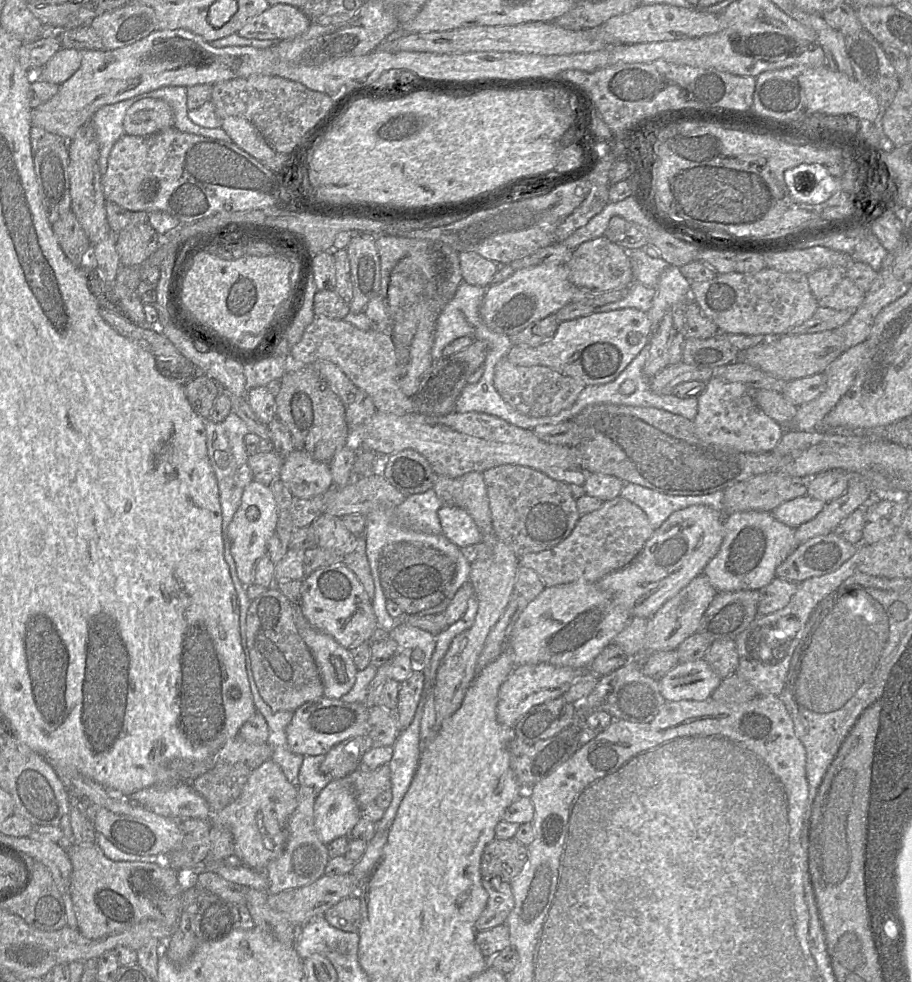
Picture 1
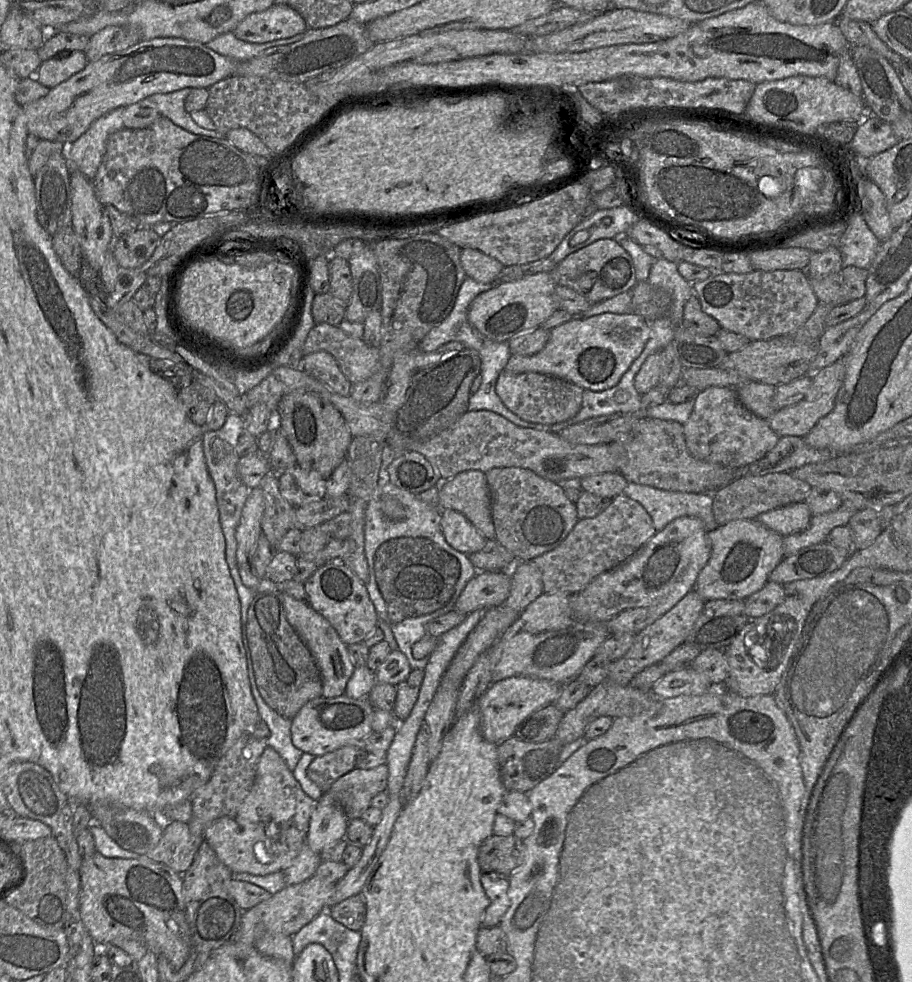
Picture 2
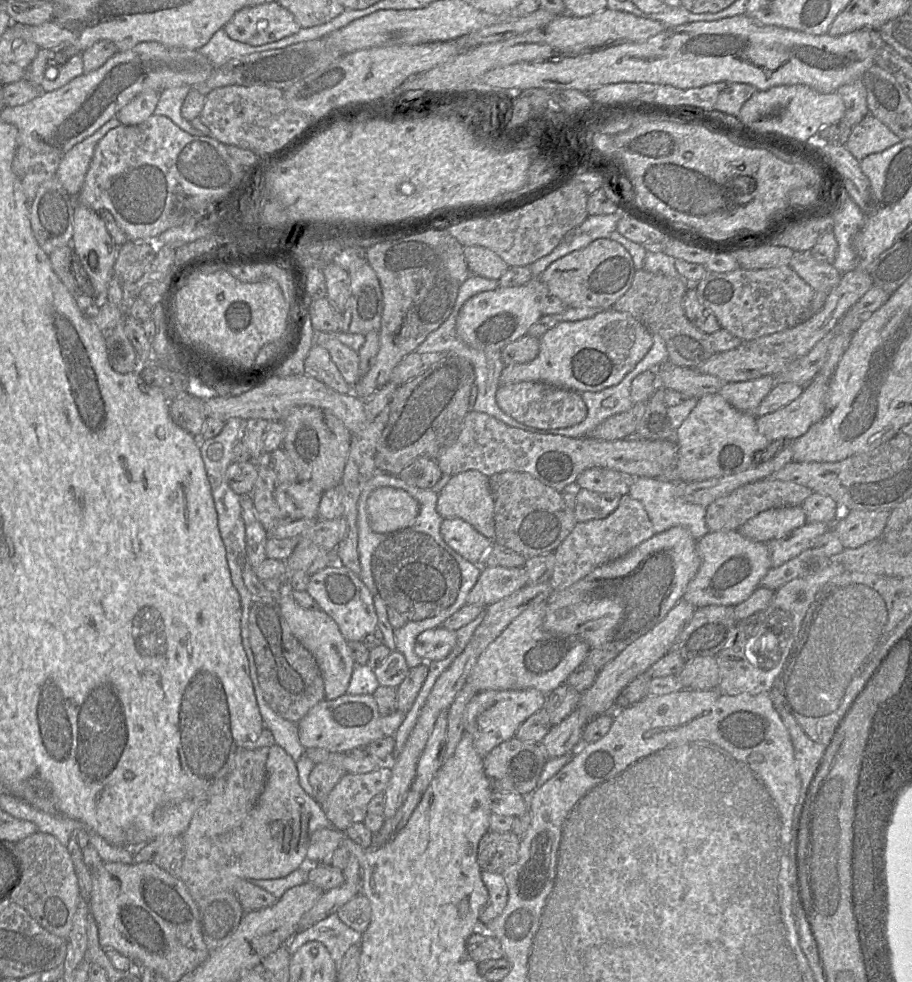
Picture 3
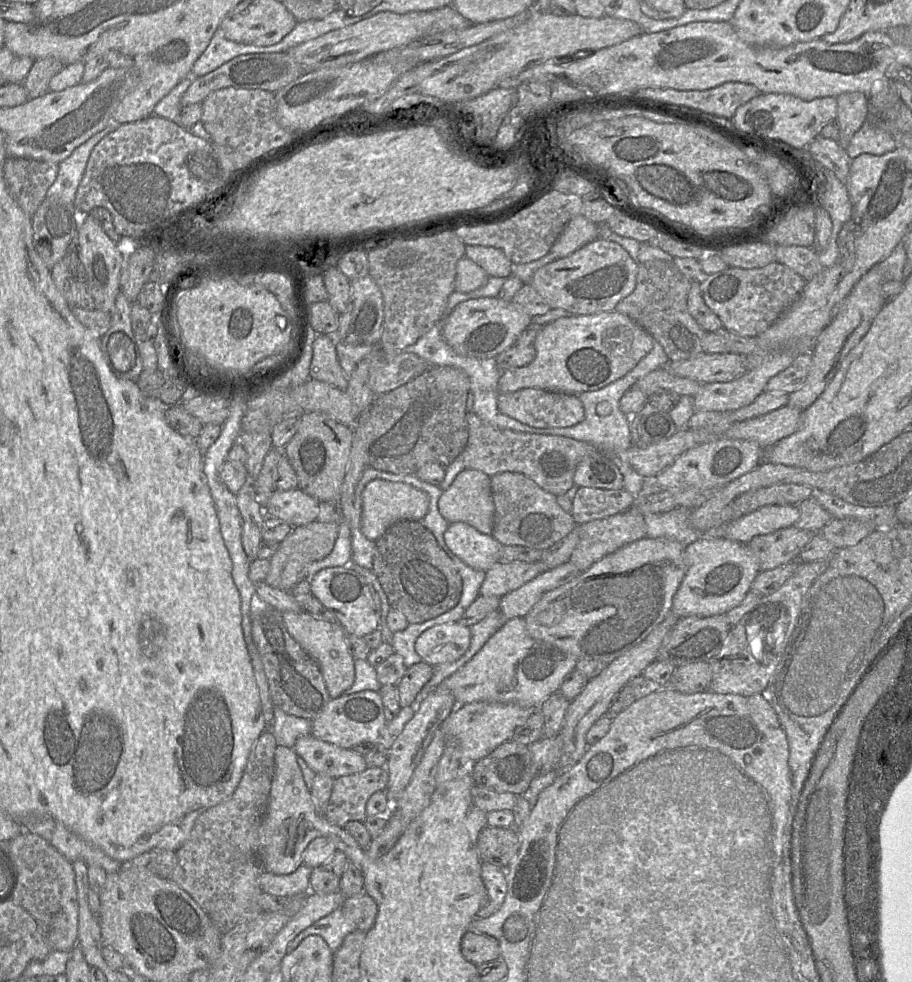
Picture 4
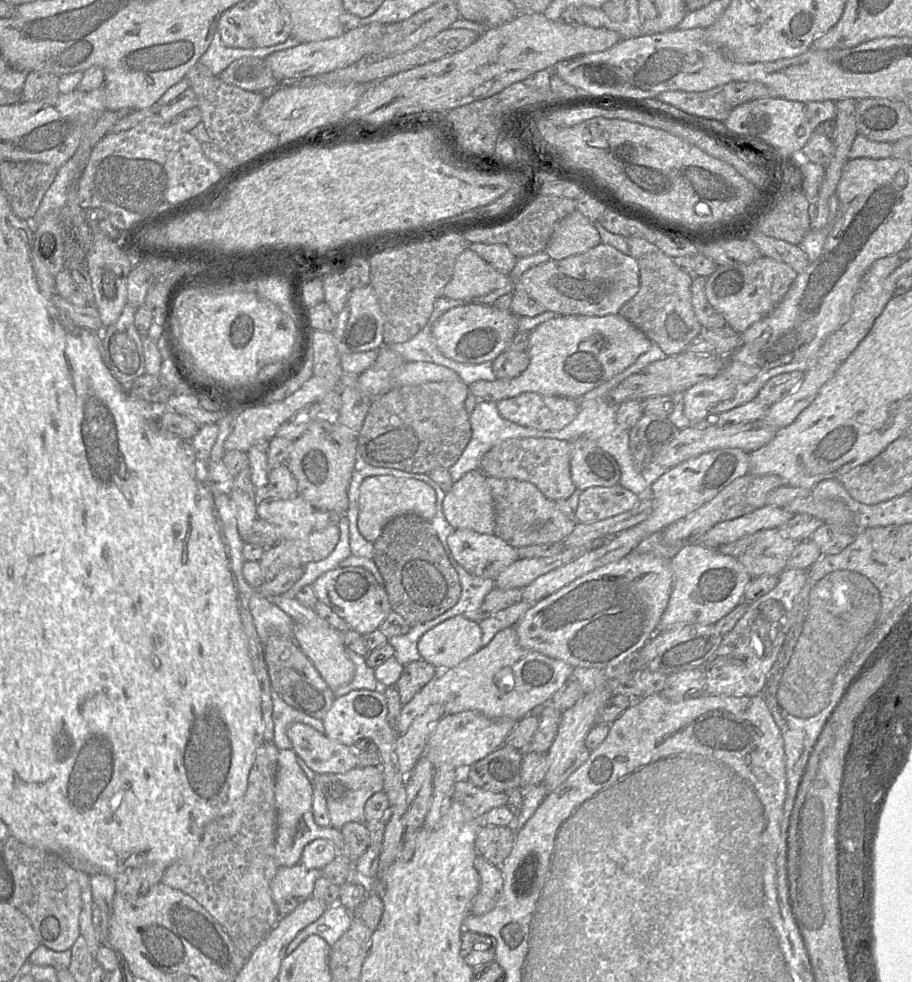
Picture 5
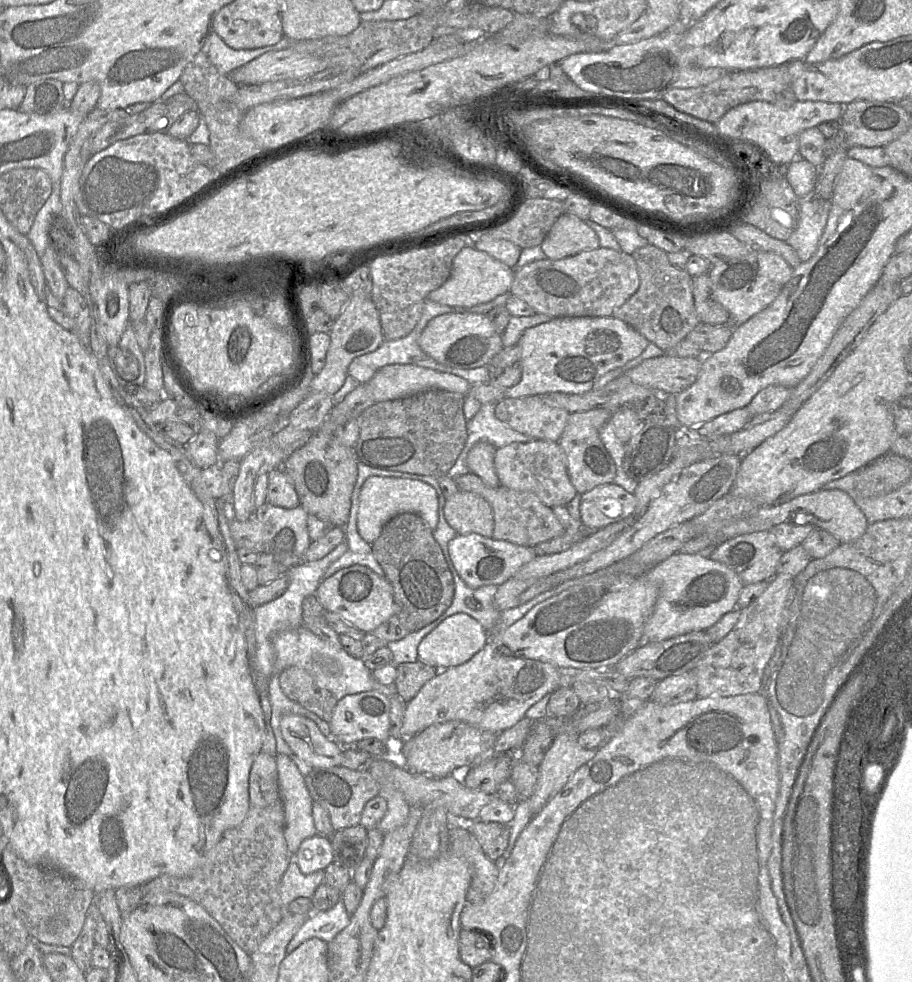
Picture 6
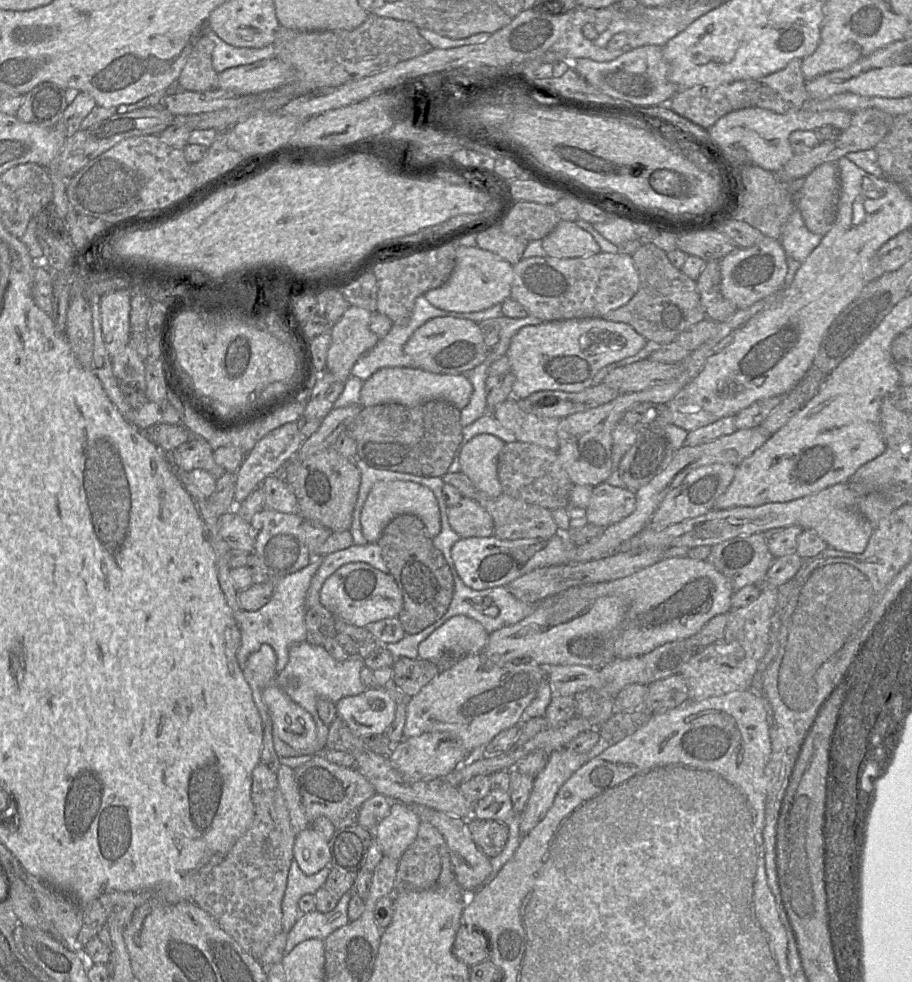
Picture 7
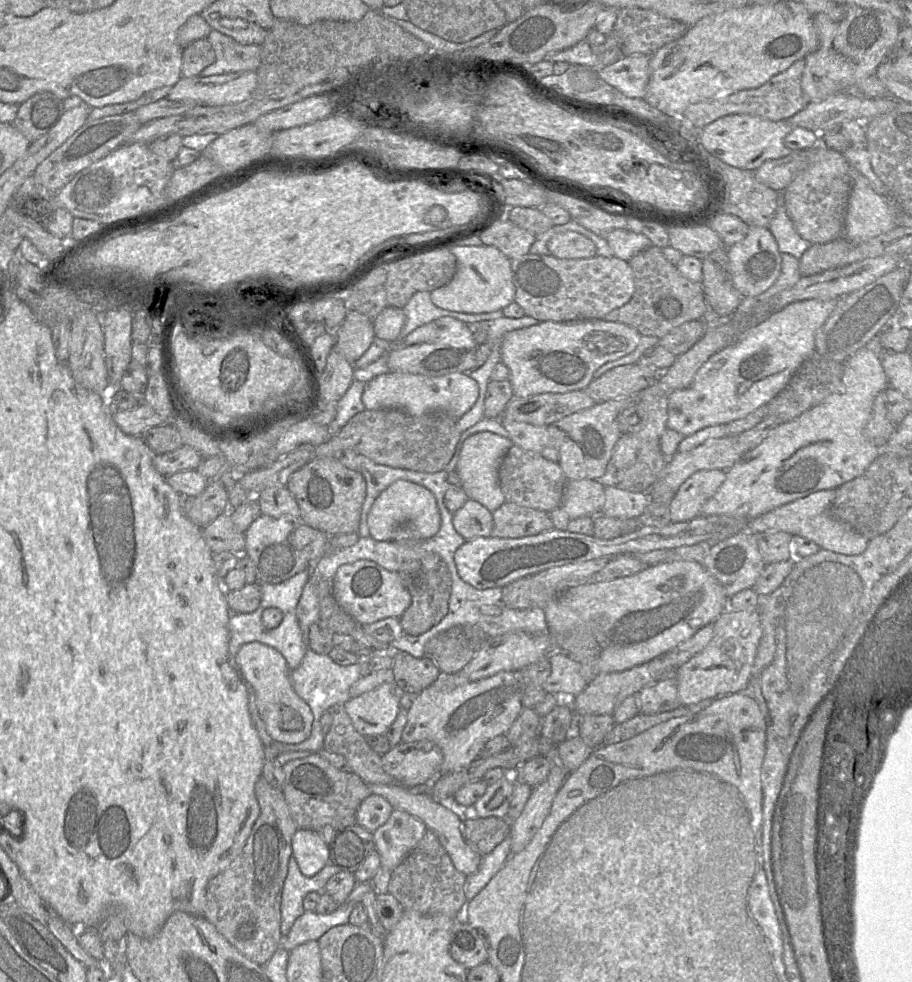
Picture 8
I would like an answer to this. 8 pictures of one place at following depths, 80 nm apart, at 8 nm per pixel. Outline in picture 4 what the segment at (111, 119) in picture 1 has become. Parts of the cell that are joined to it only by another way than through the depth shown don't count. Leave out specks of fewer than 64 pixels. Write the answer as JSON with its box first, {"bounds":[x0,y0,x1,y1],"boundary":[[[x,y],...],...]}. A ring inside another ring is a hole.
{"bounds":[46,121,119,203],"boundary":[[[112,121],[101,131],[92,135],[78,146],[70,156],[59,163],[57,177],[46,193],[46,198],[60,198],[65,203],[73,203],[80,181],[95,145],[108,133],[116,129],[119,122]]]}

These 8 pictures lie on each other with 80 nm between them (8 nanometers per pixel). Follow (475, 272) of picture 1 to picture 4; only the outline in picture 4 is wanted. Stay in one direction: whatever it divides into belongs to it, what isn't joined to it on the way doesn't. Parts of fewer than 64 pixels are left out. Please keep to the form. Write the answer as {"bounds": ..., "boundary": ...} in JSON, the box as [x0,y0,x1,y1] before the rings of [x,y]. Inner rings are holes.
{"bounds":[465,245,512,278],"boundary":[[[466,245],[465,256],[482,267],[489,276],[507,278],[512,274],[512,262],[500,249]]]}

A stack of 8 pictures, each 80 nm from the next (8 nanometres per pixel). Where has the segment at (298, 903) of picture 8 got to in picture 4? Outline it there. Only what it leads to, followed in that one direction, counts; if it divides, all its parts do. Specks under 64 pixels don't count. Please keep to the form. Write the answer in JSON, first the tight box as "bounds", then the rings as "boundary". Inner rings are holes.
{"bounds":[259,864,312,897],"boundary":[[[302,864],[291,874],[275,875],[264,871],[260,876],[259,883],[265,893],[275,896],[292,897],[298,894],[310,892],[310,875],[312,868]]]}

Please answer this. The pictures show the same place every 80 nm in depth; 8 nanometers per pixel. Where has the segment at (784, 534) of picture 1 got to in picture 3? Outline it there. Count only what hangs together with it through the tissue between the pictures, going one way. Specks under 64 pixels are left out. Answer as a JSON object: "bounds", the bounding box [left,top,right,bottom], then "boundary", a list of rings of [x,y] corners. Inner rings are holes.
{"bounds":[683,530,771,608],"boundary":[[[737,530],[708,532],[696,542],[700,566],[688,583],[683,599],[695,608],[709,605],[735,606],[756,590],[771,568],[766,543],[754,541]]]}

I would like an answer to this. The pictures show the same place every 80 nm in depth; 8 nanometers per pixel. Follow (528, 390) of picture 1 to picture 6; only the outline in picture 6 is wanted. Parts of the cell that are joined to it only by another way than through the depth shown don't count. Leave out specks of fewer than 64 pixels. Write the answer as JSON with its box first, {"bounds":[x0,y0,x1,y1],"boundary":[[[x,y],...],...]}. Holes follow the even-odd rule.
{"bounds":[495,396,569,442],"boundary":[[[540,396],[505,398],[495,404],[496,417],[535,440],[558,442],[569,413],[544,403]]]}

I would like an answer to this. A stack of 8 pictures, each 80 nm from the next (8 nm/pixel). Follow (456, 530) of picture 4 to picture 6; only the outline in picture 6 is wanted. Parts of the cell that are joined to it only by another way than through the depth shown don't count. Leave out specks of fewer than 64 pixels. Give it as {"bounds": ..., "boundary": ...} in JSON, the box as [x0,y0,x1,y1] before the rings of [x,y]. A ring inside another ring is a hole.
{"bounds":[448,533,537,589],"boundary":[[[476,533],[458,534],[449,542],[448,549],[457,573],[466,585],[473,589],[487,585],[504,584],[513,578],[523,565],[537,556],[533,547],[520,546]]]}

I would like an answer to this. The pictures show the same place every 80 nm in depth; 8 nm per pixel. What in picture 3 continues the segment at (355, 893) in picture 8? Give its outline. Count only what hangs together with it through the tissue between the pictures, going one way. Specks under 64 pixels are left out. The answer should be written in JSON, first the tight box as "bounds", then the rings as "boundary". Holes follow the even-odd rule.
{"bounds":[285,913,362,965],"boundary":[[[335,913],[306,930],[296,932],[285,945],[287,945],[290,955],[293,955],[306,942],[321,942],[338,965],[350,946],[360,944],[361,939],[362,933],[345,925]]]}

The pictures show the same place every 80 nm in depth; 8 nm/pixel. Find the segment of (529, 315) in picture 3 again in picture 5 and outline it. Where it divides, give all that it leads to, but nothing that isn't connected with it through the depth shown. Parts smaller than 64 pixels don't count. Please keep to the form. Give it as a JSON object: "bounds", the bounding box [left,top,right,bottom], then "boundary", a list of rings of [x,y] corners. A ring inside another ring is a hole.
{"bounds":[432,303,518,364],"boundary":[[[467,303],[442,314],[432,328],[438,349],[448,358],[465,364],[493,362],[503,353],[517,333],[518,316],[494,305]]]}

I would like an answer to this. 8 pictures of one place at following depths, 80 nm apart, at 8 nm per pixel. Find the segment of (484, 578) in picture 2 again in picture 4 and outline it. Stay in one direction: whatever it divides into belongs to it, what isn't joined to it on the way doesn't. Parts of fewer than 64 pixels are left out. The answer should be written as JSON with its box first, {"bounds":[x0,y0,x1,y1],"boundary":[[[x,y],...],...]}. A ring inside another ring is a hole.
{"bounds":[480,561,547,597],"boundary":[[[541,561],[497,562],[486,571],[480,596],[503,597],[547,570],[547,566]]]}

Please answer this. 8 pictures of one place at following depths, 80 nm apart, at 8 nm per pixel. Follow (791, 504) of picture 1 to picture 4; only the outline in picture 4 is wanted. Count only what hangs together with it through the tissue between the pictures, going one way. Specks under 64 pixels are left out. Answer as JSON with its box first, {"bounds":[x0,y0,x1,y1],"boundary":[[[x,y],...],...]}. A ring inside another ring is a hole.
{"bounds":[722,505,799,544],"boundary":[[[766,505],[723,525],[722,537],[746,544],[755,536],[794,526],[799,518],[796,505]]]}

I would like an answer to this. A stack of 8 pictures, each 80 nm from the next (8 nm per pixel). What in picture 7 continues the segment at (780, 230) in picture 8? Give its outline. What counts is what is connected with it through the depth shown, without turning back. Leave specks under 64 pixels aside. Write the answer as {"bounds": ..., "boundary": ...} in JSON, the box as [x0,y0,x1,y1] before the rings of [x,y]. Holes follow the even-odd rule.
{"bounds":[779,207,822,263],"boundary":[[[795,207],[779,239],[786,255],[802,263],[818,246],[822,235],[811,232],[805,225],[800,211]]]}

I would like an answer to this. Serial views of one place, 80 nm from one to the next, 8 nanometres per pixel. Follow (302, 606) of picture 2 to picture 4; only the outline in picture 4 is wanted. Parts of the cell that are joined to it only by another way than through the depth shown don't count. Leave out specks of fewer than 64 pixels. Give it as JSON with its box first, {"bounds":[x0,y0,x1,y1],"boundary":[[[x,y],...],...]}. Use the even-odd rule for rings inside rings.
{"bounds":[281,610,355,699],"boundary":[[[301,610],[281,613],[289,634],[318,664],[331,699],[336,699],[349,689],[355,680],[355,667],[347,643],[347,634],[340,623],[331,623]]]}

